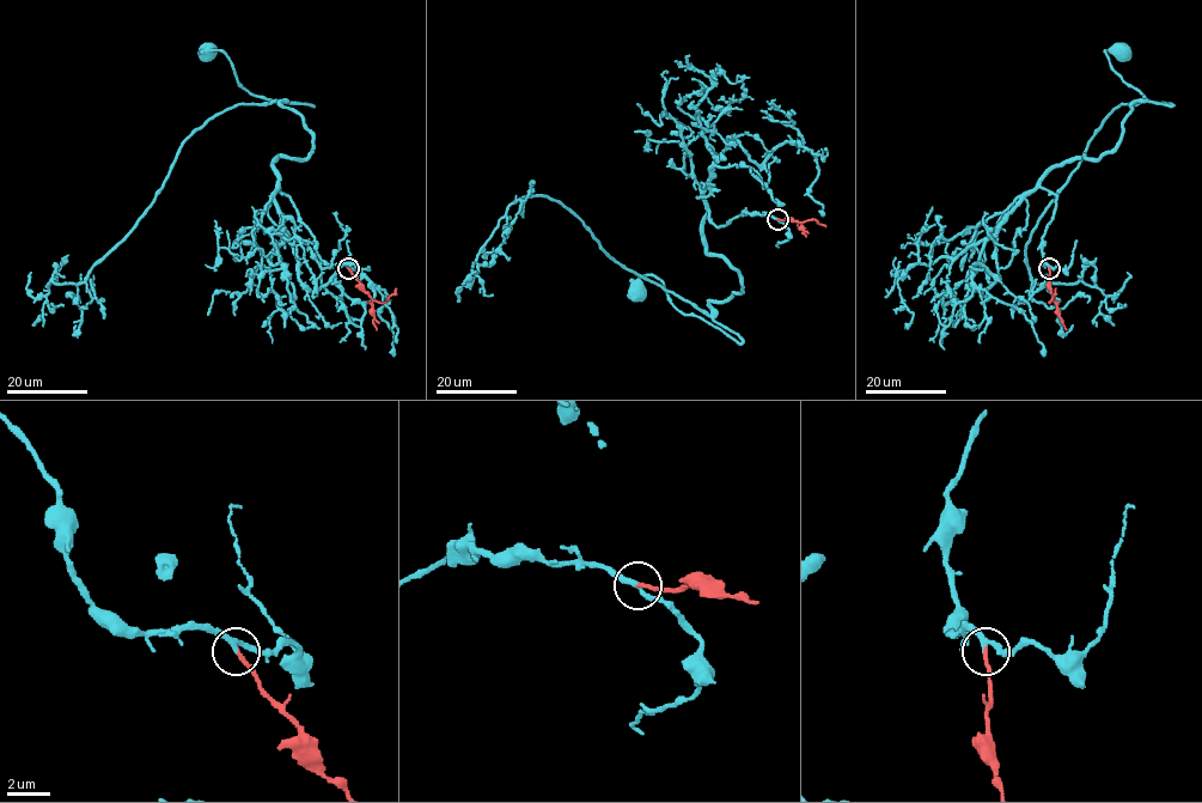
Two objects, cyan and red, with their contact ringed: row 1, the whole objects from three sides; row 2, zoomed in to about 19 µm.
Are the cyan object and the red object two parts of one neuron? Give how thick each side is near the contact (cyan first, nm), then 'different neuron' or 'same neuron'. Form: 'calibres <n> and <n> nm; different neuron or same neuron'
calibres 220 and 180 nm; same neuron

